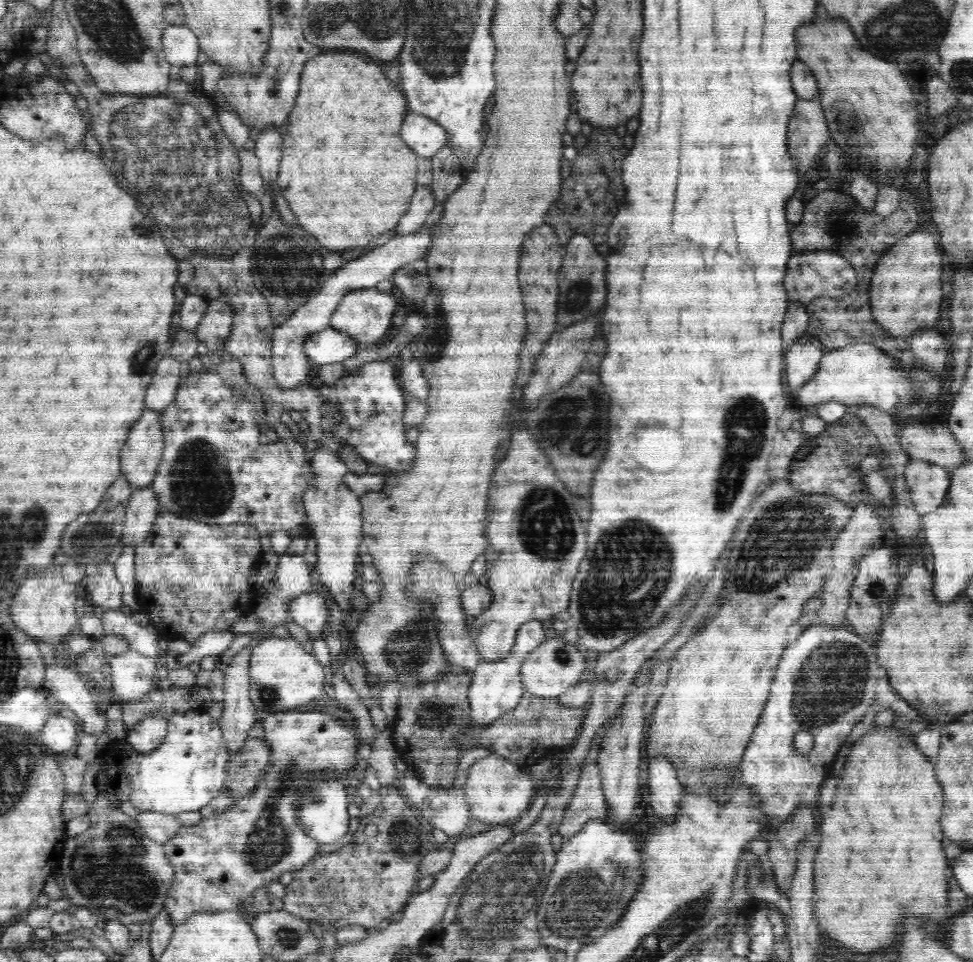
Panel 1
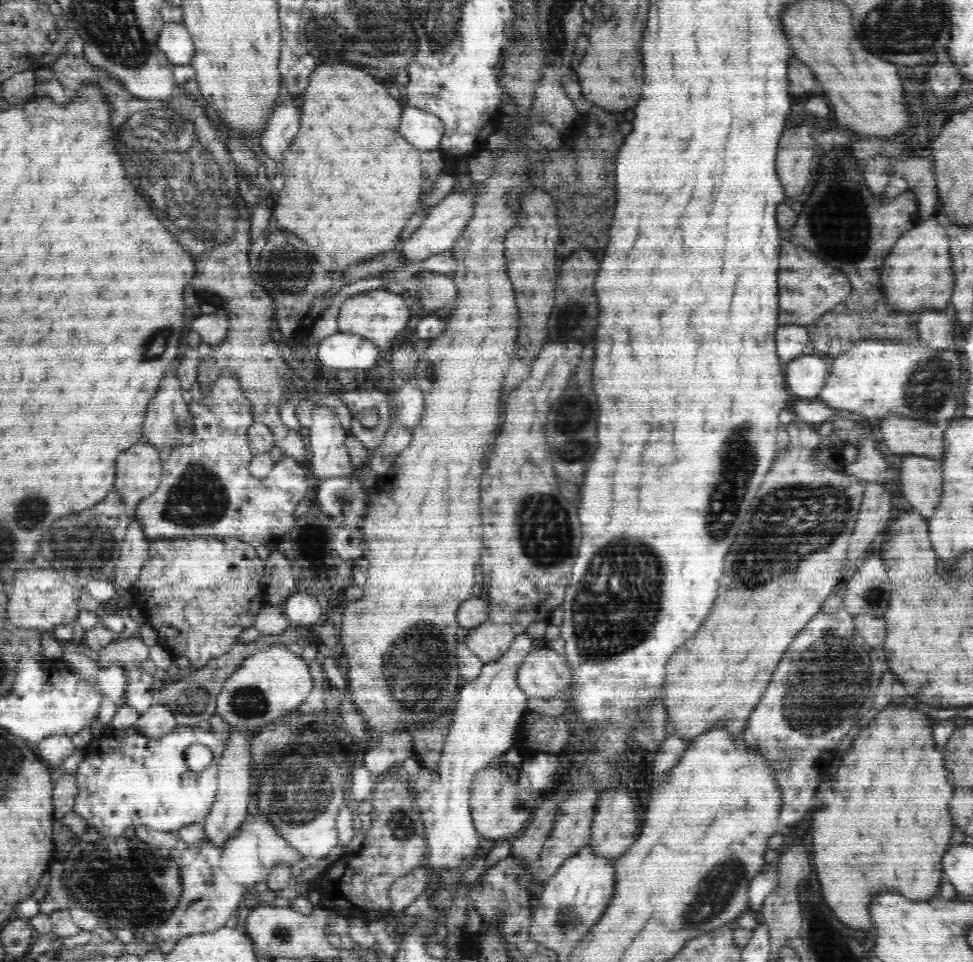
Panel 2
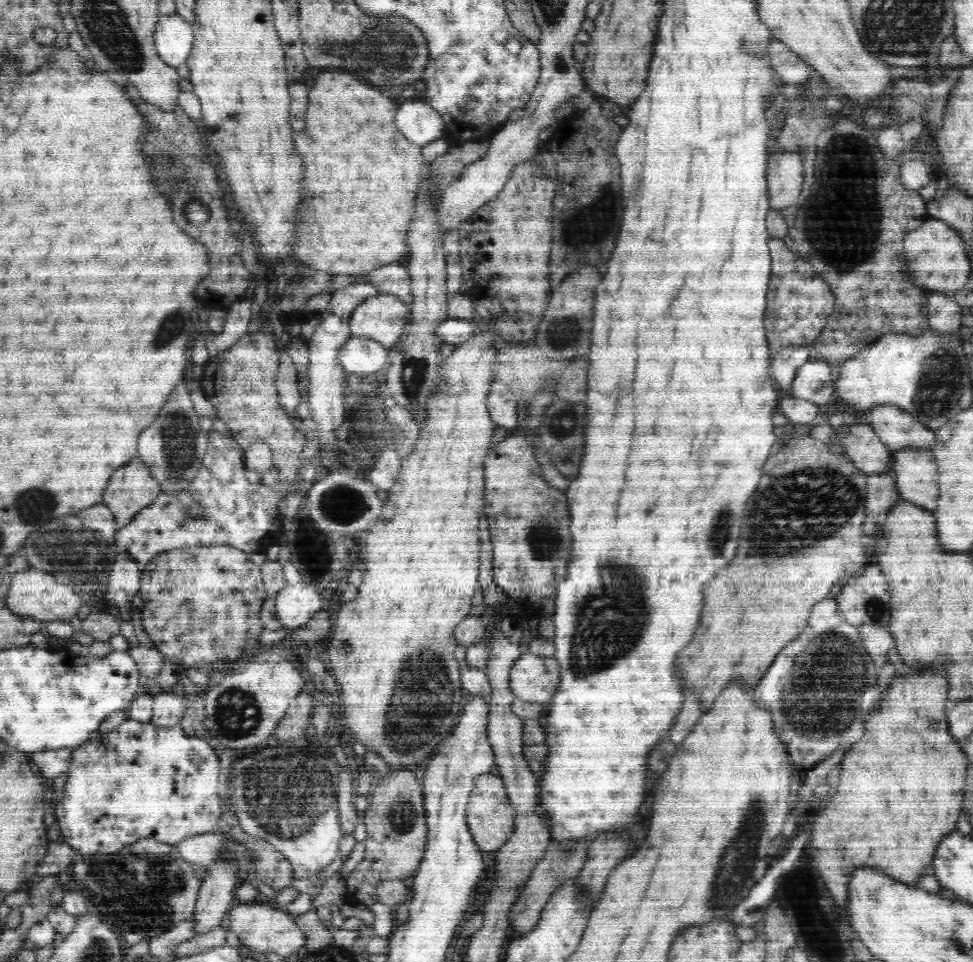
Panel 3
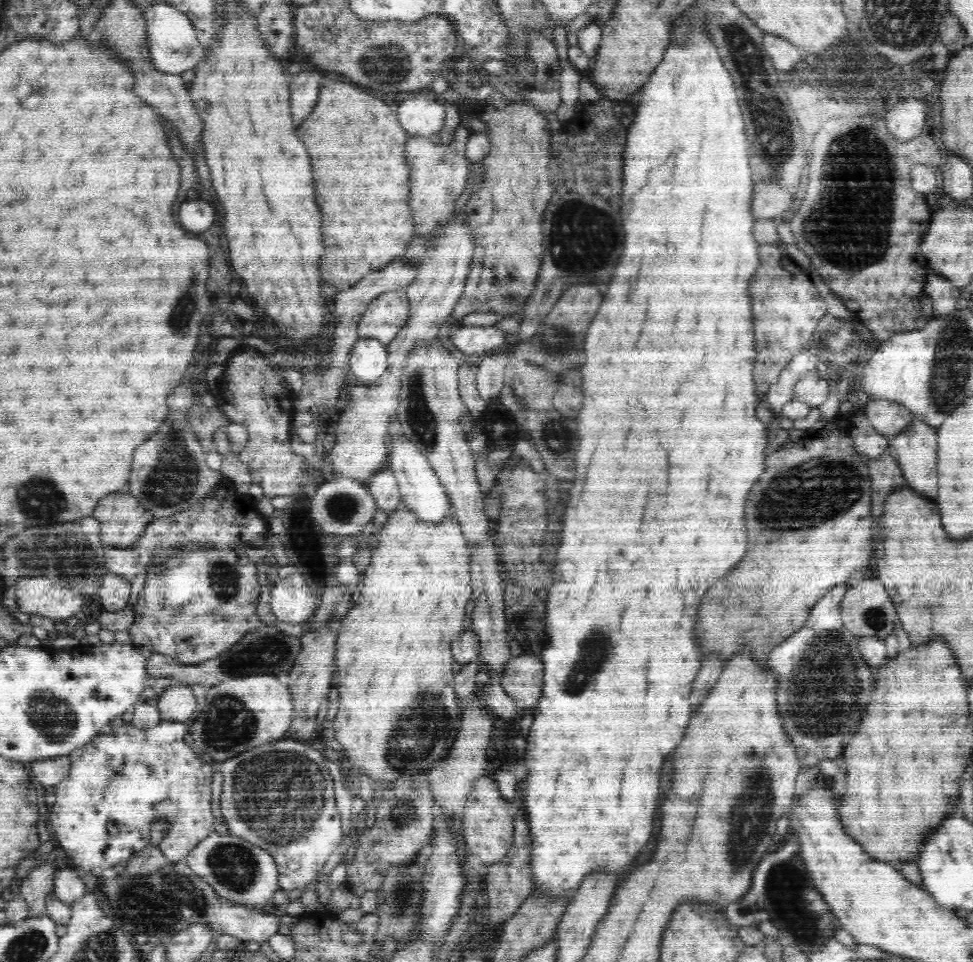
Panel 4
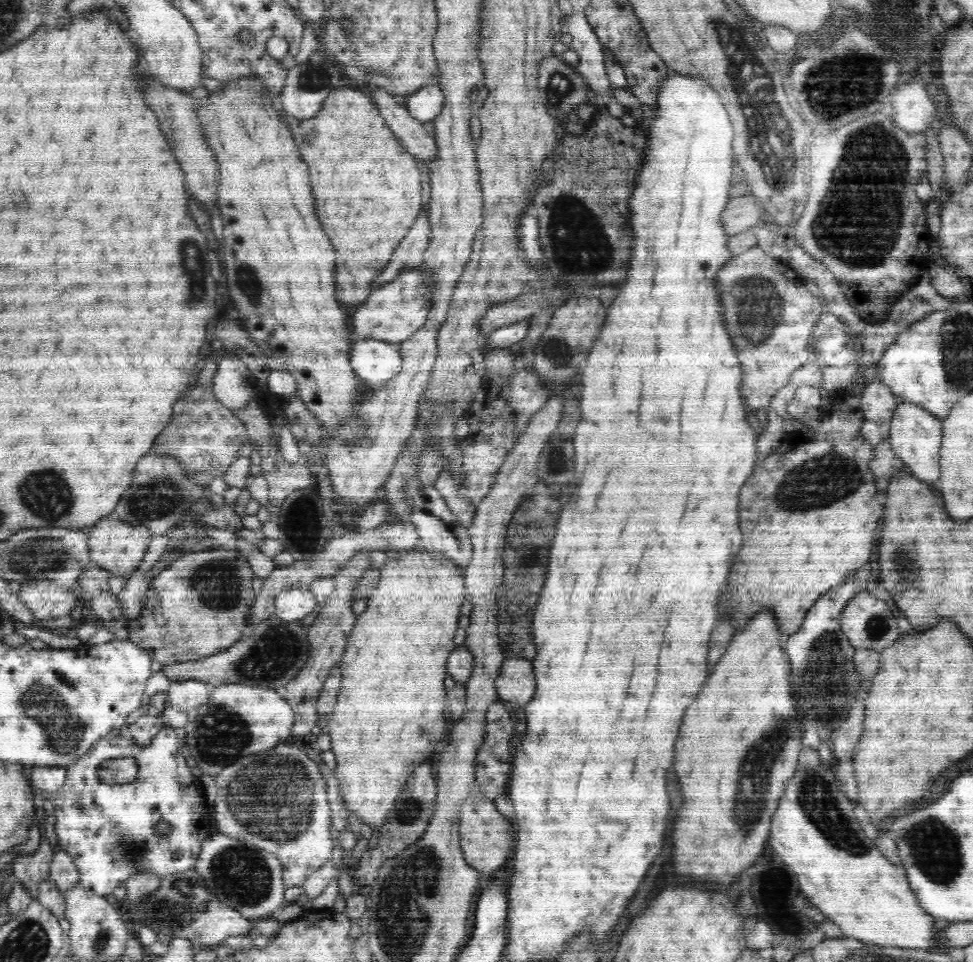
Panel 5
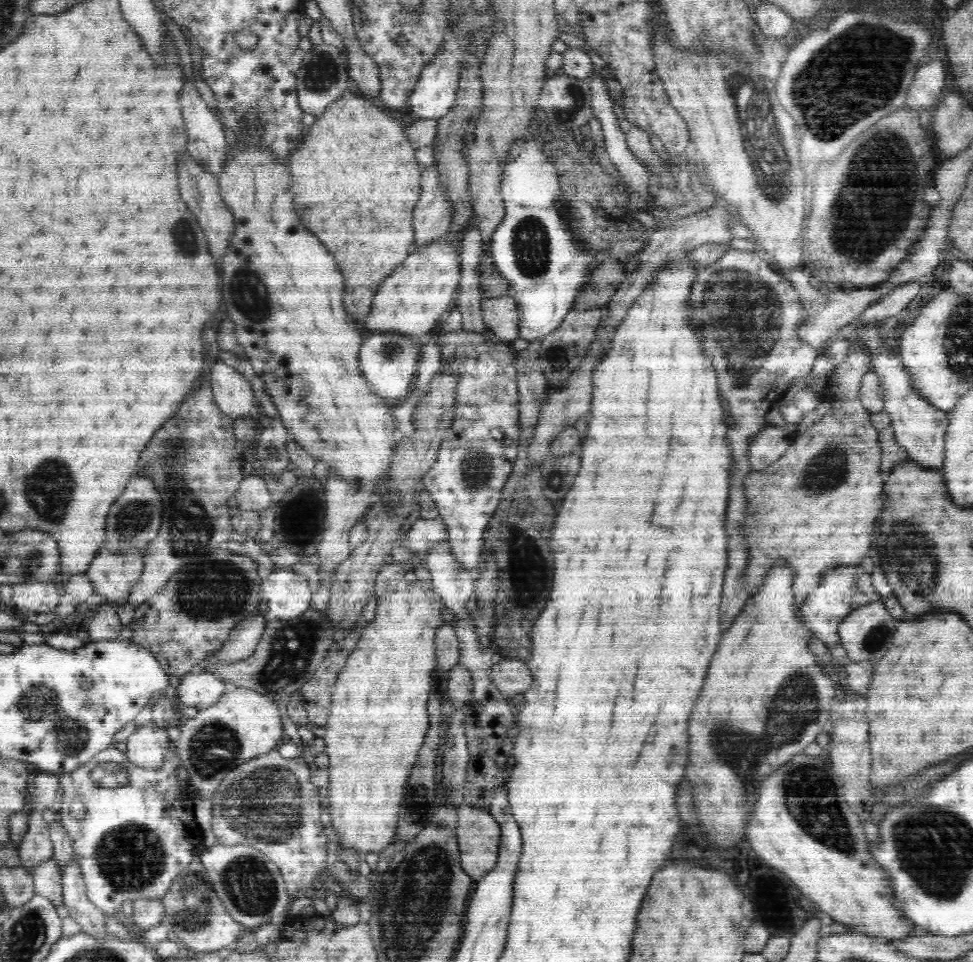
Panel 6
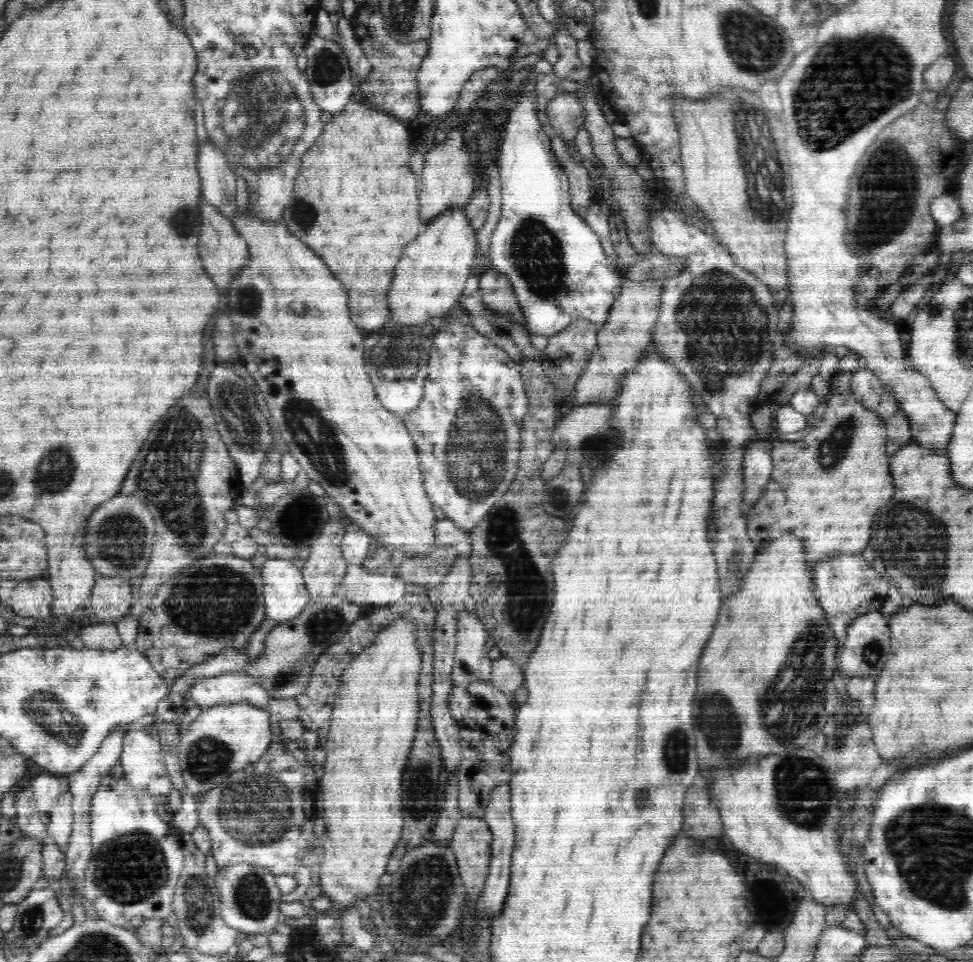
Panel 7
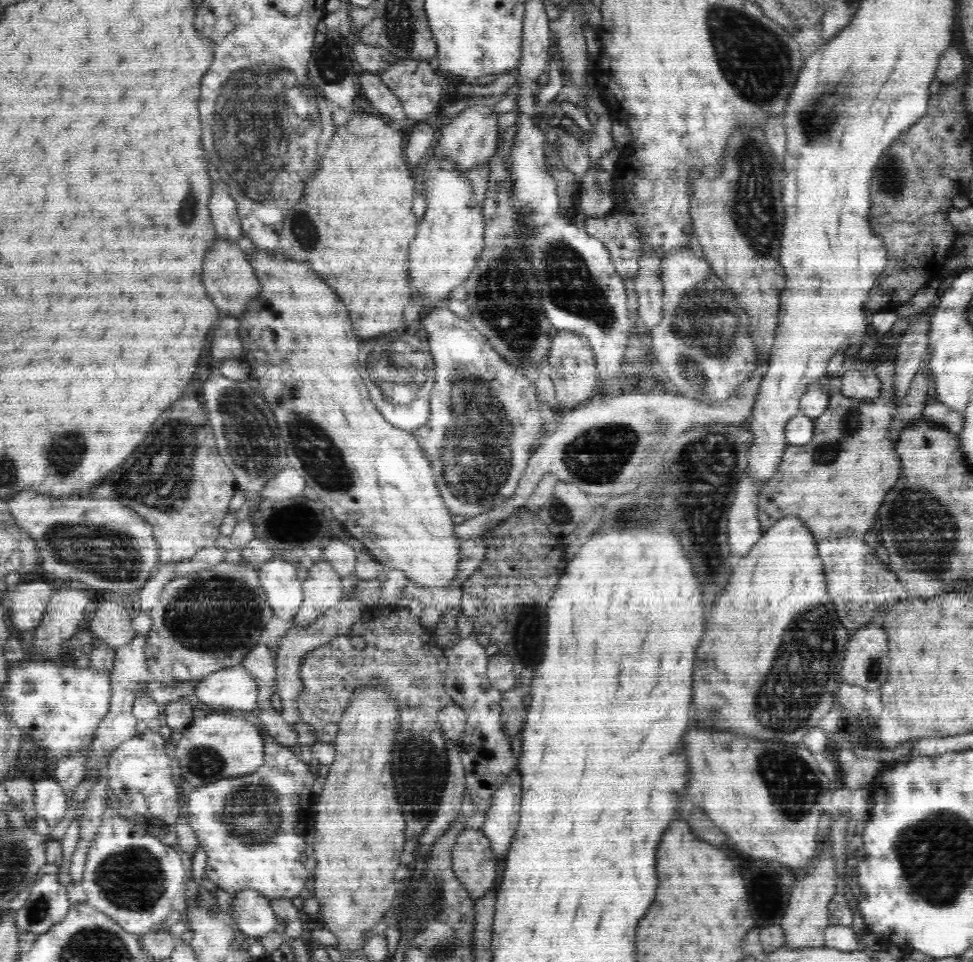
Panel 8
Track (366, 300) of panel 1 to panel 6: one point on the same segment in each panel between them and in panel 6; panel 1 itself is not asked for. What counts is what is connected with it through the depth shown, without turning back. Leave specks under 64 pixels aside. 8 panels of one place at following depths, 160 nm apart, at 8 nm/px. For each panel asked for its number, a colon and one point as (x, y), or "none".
2: (379, 316)
3: (384, 317)
4: (382, 319)
5: (394, 311)
6: (411, 301)

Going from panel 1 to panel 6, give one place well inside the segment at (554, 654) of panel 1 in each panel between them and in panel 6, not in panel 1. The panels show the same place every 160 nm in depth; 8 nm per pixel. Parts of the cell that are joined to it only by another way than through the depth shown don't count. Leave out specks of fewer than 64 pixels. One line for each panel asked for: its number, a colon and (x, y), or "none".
2: (544, 674)
3: (532, 678)
4: (523, 677)
5: (515, 683)
6: (512, 676)

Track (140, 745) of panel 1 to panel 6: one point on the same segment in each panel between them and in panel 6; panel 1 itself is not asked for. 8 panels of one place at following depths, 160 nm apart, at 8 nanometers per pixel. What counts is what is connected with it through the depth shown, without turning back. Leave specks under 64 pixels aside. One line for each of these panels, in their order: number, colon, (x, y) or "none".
2: (158, 720)
3: (169, 708)
4: (177, 703)
5: (186, 695)
6: (201, 690)

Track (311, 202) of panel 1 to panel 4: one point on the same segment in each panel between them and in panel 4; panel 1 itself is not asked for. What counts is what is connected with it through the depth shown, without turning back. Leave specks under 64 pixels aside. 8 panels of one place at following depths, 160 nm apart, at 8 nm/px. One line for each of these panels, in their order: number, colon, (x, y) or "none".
2: (352, 182)
3: (369, 194)
4: (356, 145)

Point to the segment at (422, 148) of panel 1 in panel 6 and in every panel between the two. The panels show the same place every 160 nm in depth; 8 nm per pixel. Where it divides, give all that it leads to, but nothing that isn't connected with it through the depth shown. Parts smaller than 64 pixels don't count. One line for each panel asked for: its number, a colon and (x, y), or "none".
2: (423, 129)
3: (421, 124)
4: (422, 116)
5: (426, 104)
6: (432, 97)

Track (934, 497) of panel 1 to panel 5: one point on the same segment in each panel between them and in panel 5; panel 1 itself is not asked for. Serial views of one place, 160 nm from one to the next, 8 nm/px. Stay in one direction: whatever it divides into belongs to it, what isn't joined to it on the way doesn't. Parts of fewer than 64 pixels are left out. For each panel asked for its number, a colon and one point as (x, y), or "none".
2: (921, 480)
3: (915, 468)
4: (915, 450)
5: (915, 436)

